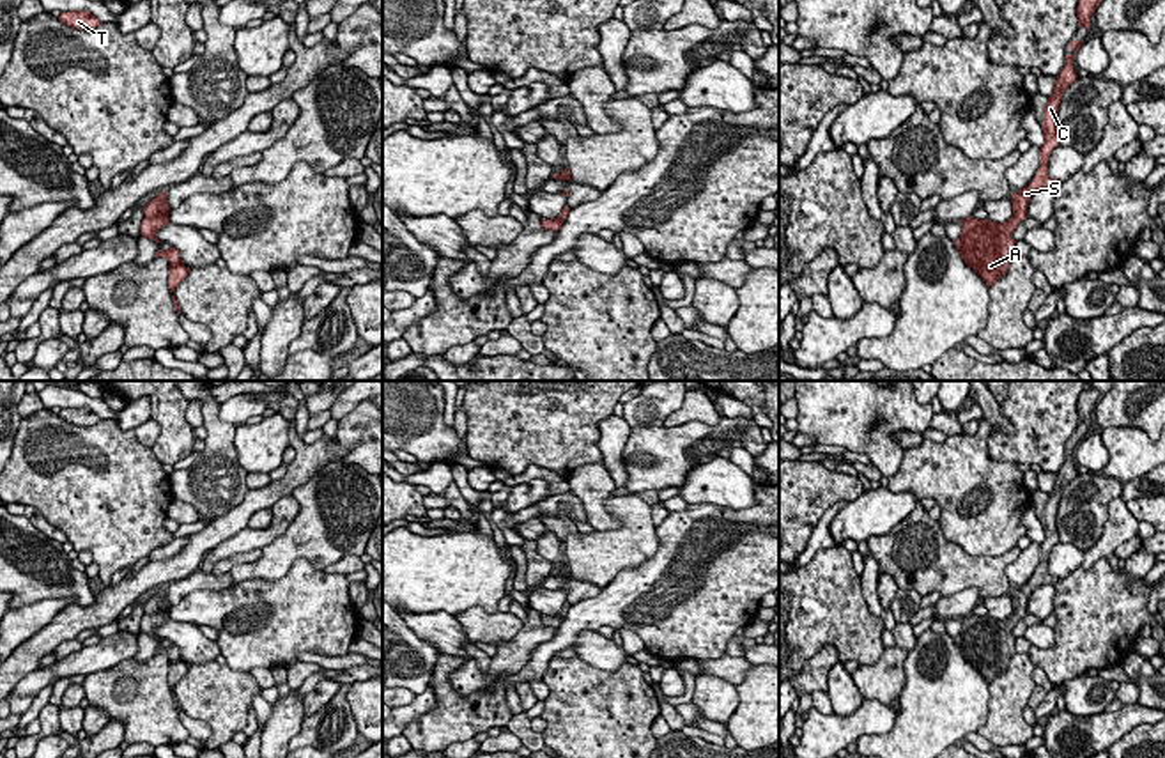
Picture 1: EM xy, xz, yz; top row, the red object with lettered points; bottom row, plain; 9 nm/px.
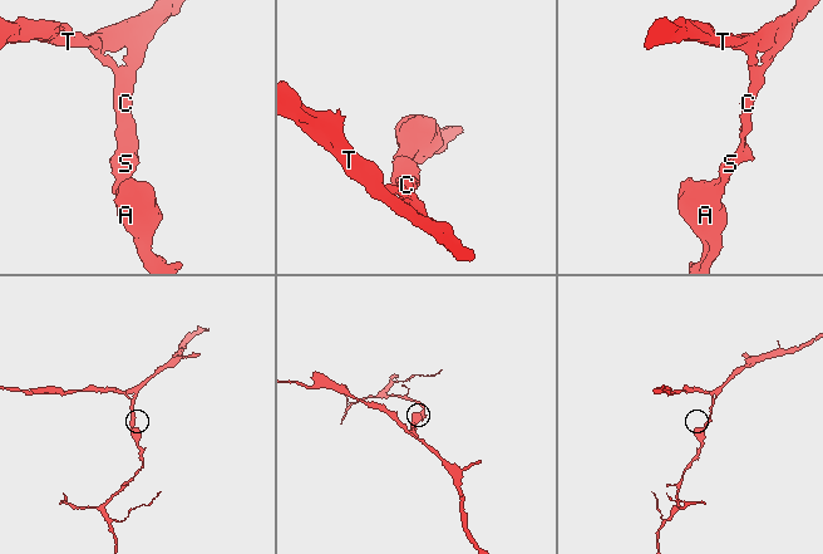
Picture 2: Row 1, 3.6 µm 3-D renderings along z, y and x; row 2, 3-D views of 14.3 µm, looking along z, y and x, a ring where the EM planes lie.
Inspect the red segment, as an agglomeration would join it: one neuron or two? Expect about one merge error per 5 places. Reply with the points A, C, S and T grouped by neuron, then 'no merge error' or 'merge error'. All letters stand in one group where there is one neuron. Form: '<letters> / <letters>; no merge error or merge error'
A C S T; no merge error

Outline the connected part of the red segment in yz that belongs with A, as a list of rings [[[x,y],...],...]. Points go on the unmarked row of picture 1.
[[[1071,437],[1071,452],[1066,452],[1064,464],[1057,471],[1055,485],[1043,505],[1043,531],[1041,560],[1032,577],[1011,593],[1013,615],[1006,620],[993,620],[991,616],[977,616],[968,613],[961,616],[961,630],[954,638],[961,655],[972,664],[988,685],[1007,669],[1009,659],[1016,654],[1013,629],[1027,615],[1027,602],[1030,593],[1043,584],[1057,584],[1059,577],[1048,572],[1048,556],[1052,547],[1059,542],[1055,524],[1059,501],[1064,487],[1078,475],[1073,464],[1076,446],[1084,437]]]

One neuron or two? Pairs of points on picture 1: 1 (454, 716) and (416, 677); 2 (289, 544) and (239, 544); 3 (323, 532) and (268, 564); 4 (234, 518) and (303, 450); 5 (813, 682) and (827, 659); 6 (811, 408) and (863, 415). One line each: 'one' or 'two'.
1: two
2: two
3: one
4: one
5: one
6: one

